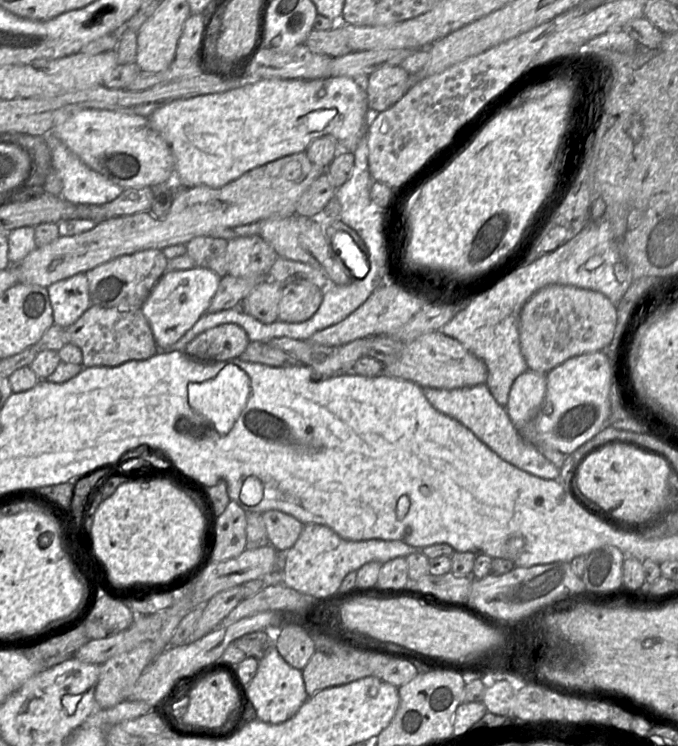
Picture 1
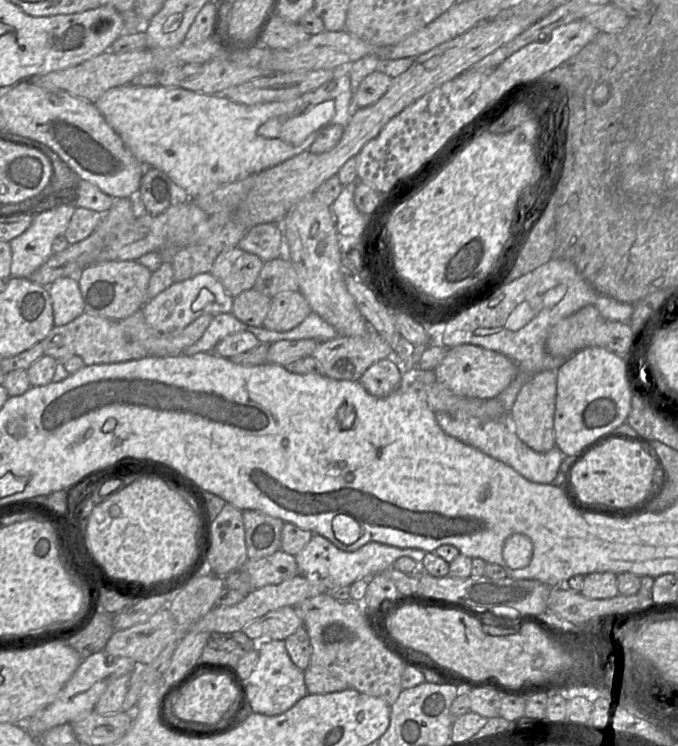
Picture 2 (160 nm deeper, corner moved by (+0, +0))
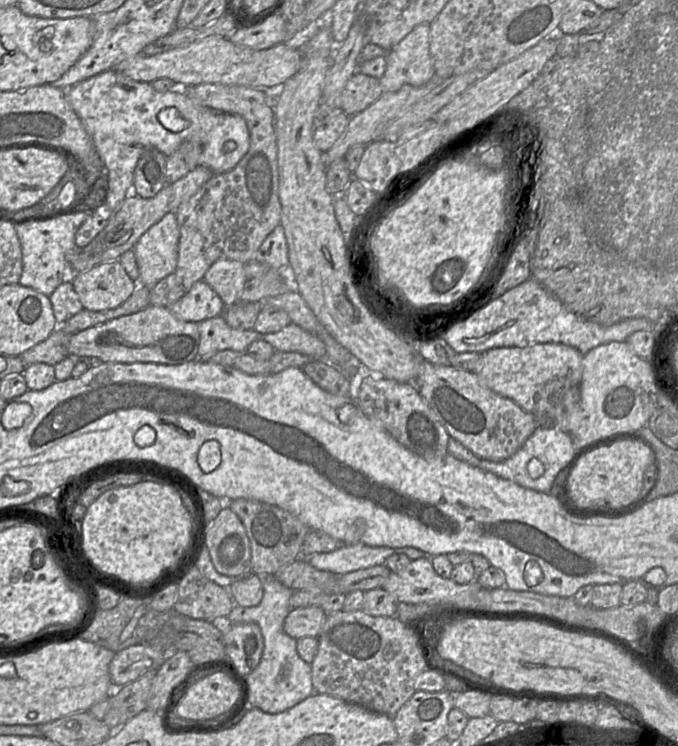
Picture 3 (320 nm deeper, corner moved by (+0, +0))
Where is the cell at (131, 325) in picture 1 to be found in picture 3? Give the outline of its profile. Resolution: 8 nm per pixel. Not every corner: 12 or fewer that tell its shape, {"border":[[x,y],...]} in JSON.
{"border":[[59,326],[21,356],[26,366],[55,366],[68,355],[70,335]]}

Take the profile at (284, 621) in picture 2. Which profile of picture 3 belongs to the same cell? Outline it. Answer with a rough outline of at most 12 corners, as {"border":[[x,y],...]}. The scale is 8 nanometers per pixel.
{"border":[[319,606],[292,609],[283,624],[295,640],[318,637],[327,613]]}

